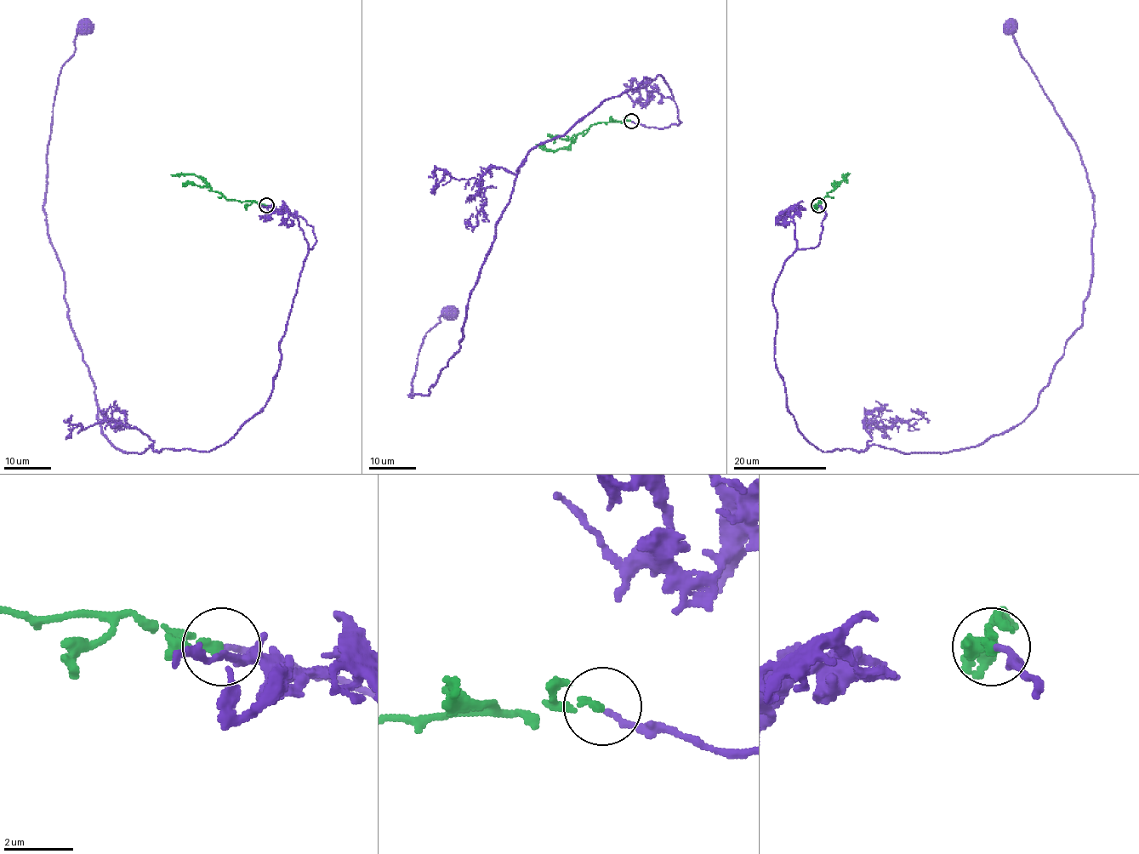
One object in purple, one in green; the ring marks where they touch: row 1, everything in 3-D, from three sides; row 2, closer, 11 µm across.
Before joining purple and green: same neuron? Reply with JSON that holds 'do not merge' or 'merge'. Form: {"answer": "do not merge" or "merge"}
{"answer": "merge"}

